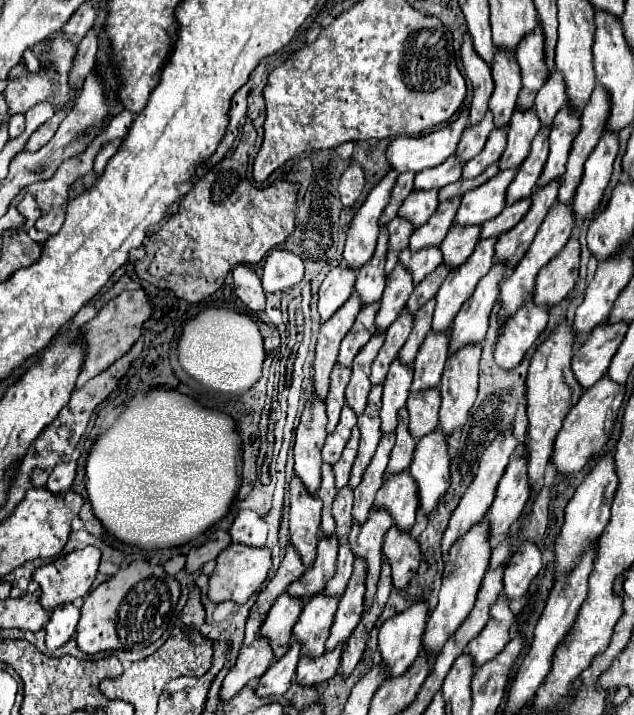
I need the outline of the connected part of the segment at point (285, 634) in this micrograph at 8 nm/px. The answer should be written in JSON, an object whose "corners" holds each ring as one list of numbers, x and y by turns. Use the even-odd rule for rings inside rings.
{"corners":[[284,592,274,602,274,608,270,608,260,628,260,636,266,638,268,644,272,646,276,660,282,658,290,648,290,632,302,612,302,606,304,606,302,600,294,600]]}

